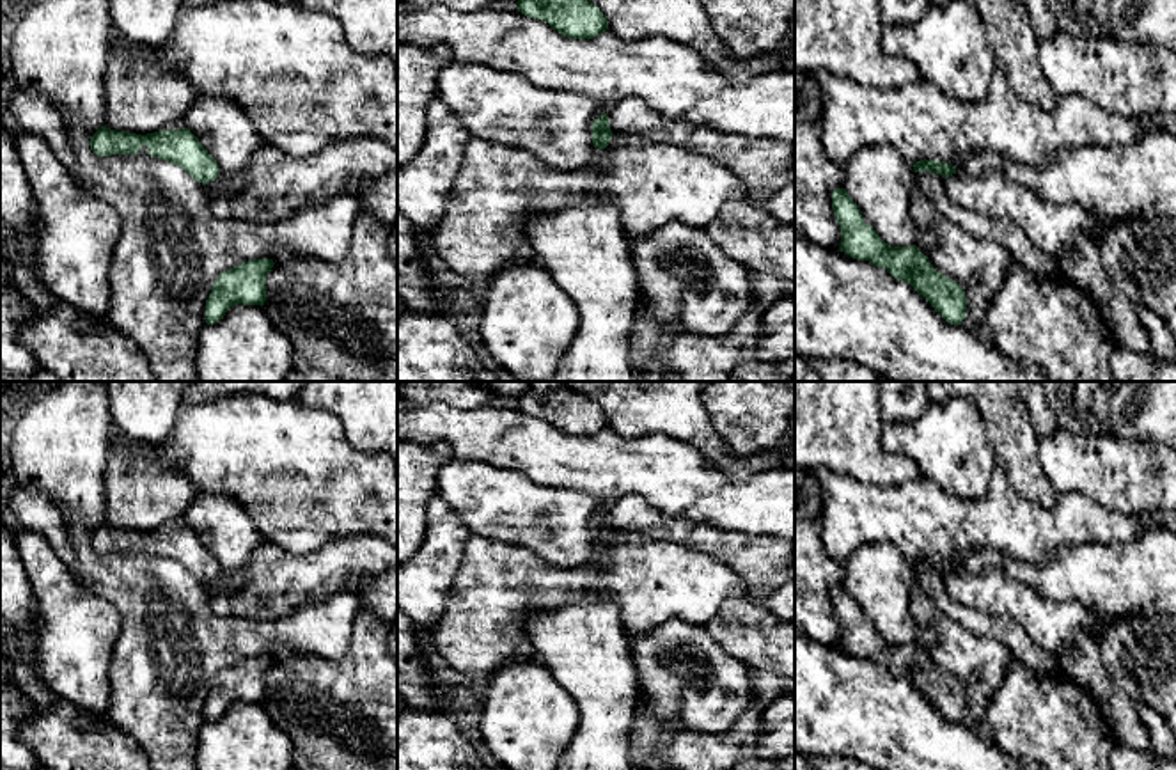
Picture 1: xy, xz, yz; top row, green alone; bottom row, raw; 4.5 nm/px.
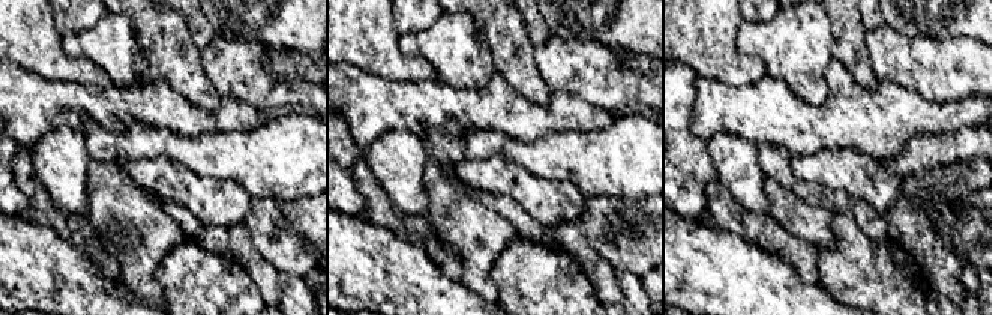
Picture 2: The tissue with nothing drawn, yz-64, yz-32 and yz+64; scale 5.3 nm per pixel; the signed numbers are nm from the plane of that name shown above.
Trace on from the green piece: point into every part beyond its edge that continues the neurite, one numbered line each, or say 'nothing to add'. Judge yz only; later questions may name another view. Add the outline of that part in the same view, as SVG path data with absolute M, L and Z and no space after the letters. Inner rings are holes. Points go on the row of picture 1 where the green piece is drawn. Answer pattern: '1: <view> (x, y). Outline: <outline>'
1: yz (1120, 183). Outline: M1164 128L1146 133L1128 145L1062 151L1045 167L1015 163L993 153L976 153L956 169L956 174L983 176L993 169L1036 190L1050 202L1082 206L1098 222L1112 225L1142 222L1151 229L1160 229L1176 220L1176 135Z

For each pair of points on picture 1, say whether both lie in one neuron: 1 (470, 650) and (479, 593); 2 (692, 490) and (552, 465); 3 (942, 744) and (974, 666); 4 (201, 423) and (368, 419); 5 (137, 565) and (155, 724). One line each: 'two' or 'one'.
1: one
2: one
3: two
4: two
5: one

